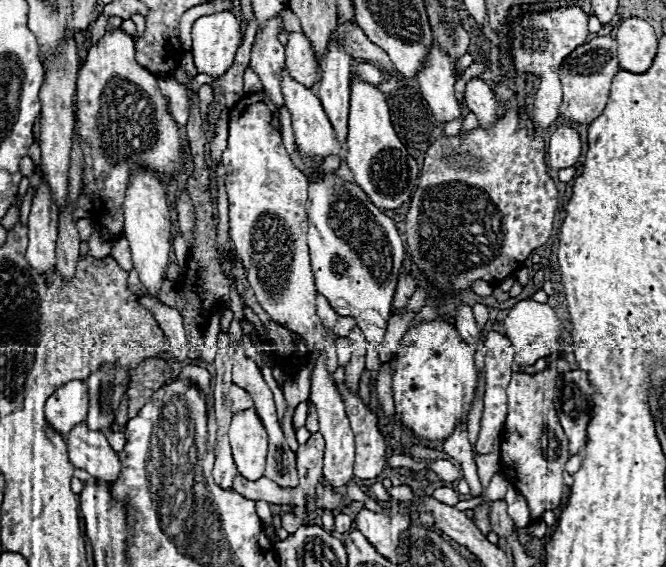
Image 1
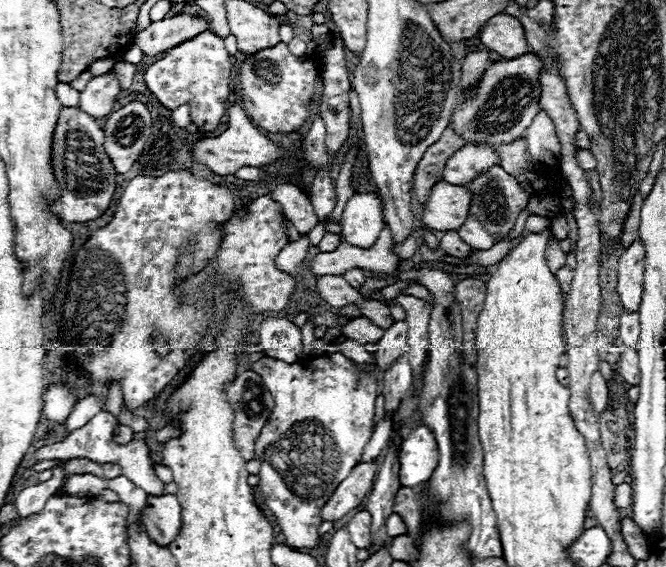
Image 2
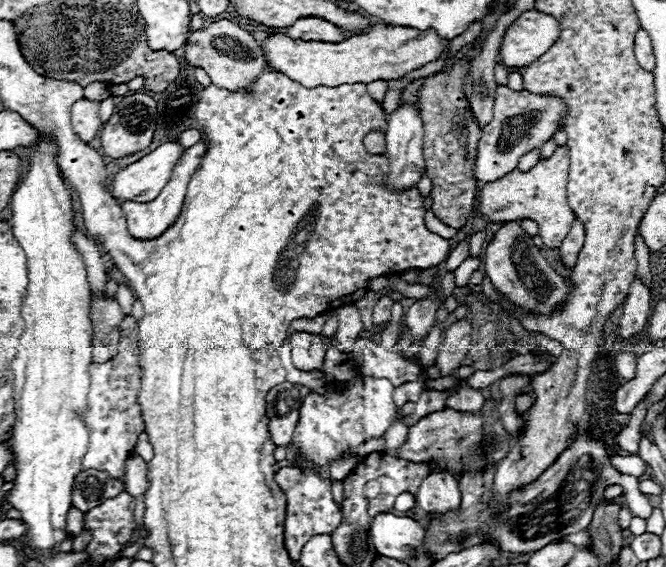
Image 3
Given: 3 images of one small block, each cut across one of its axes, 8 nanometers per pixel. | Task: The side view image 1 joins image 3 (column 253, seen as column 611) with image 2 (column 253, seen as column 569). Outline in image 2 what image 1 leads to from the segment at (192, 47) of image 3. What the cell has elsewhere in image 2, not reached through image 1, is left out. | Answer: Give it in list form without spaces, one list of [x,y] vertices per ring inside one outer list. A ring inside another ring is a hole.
[[[280,42],[274,48],[266,48],[254,56],[248,56],[240,70],[240,86],[244,110],[252,124],[274,134],[288,134],[298,130],[308,120],[308,104],[314,98],[316,82],[322,78],[320,56],[296,58]]]

